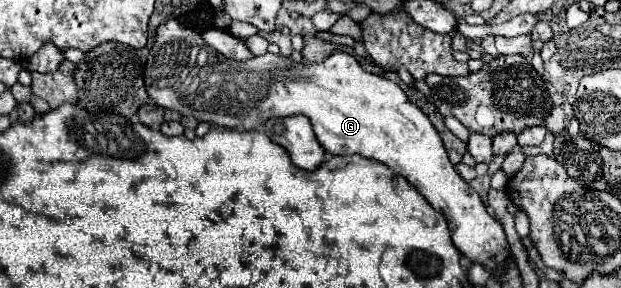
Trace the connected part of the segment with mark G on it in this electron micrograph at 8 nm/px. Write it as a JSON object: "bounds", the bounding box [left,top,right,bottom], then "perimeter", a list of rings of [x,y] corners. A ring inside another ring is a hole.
{"bounds":[145,20,509,268],"perimeter":[[[167,20],[157,28],[157,40],[147,58],[145,88],[149,98],[161,108],[175,110],[183,116],[195,116],[199,122],[211,122],[217,126],[237,130],[253,130],[273,116],[303,114],[311,120],[319,144],[325,146],[329,154],[333,156],[361,154],[365,158],[379,160],[385,166],[389,166],[395,174],[405,176],[423,194],[423,198],[449,220],[447,224],[451,230],[453,244],[463,256],[487,268],[503,264],[503,260],[509,256],[503,226],[493,216],[487,214],[479,194],[459,176],[431,120],[415,104],[407,100],[405,92],[395,82],[363,70],[363,66],[347,52],[335,50],[321,64],[309,66],[295,64],[283,56],[275,56],[269,52],[239,64],[221,58],[221,54],[217,54],[217,50],[213,50],[209,44],[205,44],[201,34],[195,32],[193,28],[187,28],[177,20]]]}

